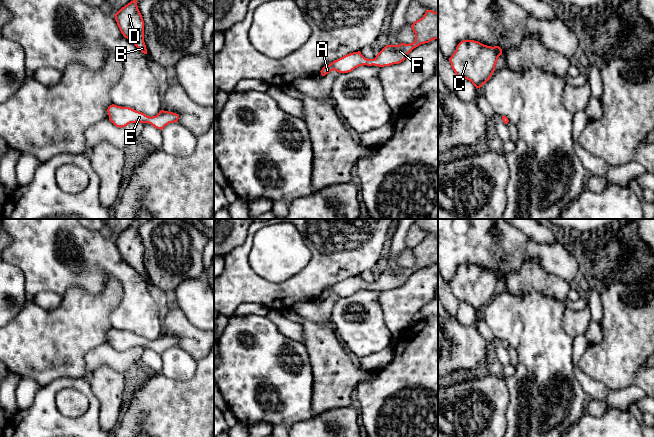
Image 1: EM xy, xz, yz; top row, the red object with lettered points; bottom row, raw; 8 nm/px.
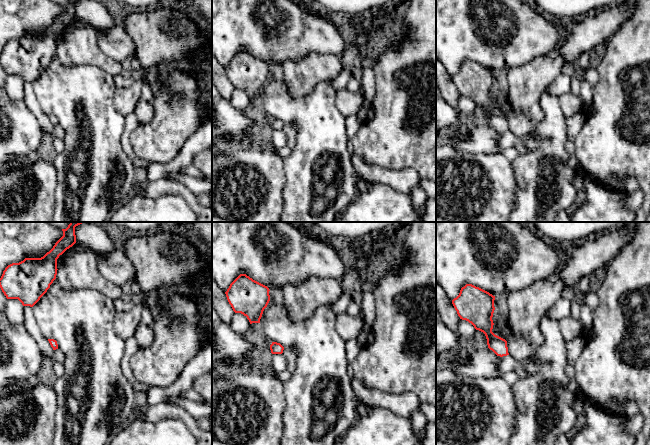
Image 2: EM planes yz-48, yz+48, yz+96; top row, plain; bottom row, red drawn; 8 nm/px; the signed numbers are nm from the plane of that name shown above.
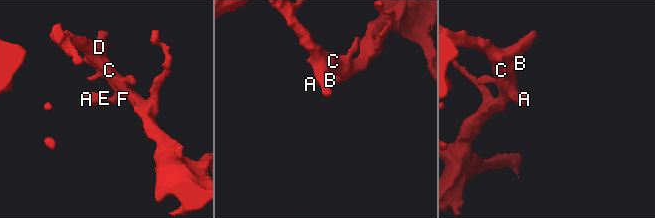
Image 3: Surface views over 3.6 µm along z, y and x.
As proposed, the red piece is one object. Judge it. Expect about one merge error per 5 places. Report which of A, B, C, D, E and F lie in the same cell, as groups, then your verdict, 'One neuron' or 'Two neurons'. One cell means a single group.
Groups: A B C D E F. One neuron

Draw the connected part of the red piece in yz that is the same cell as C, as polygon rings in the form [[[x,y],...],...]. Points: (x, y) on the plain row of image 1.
[[[463,264],[449,282],[451,291],[459,302],[465,302],[477,312],[482,311],[495,295],[502,273],[487,270],[474,264]]]

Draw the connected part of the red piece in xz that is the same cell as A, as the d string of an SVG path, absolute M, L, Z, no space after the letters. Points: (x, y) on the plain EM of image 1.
M426 234L423 241L415 245L411 251L415 257L413 267L386 269L374 283L365 282L360 275L347 278L329 289L325 289L320 295L321 299L325 300L333 294L348 297L363 289L384 291L401 287L414 272L438 263L438 237Z

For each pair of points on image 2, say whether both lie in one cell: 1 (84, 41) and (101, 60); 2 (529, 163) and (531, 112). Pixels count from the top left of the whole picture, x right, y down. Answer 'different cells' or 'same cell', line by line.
1: same cell
2: different cells

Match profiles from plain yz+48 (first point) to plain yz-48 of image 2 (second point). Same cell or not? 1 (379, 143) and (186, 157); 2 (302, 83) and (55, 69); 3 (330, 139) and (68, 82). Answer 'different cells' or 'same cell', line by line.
1: different cells
2: different cells
3: same cell

